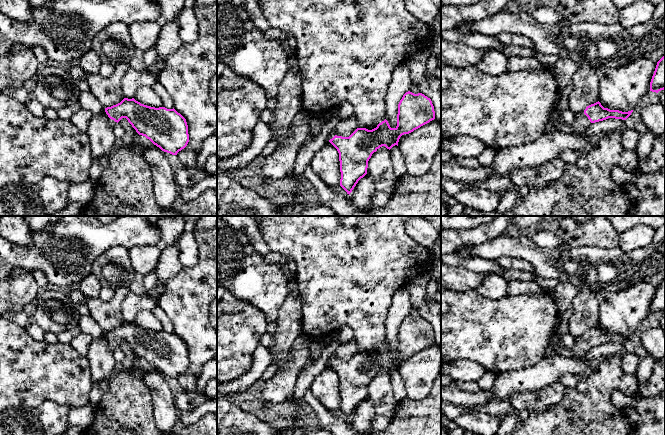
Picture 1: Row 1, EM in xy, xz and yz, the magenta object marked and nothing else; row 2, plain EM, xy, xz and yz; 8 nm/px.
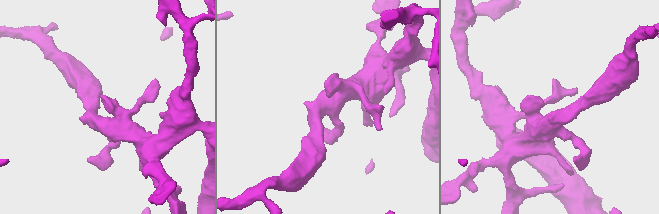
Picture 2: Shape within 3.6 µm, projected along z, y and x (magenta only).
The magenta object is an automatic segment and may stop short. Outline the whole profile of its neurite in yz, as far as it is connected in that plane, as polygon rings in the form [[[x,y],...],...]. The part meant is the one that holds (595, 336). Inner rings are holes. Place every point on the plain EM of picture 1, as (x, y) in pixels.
[[[598,325],[587,330],[583,337],[575,339],[570,351],[576,355],[583,355],[592,347],[603,345],[608,342],[626,344],[632,336],[633,334],[628,336],[610,334],[608,332],[604,332]]]

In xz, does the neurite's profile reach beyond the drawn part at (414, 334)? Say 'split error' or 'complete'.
split error

